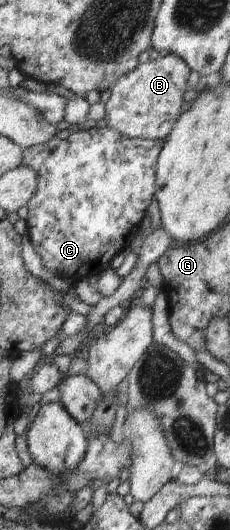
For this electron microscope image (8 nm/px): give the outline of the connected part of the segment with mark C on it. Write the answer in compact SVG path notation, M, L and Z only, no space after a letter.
M100 127L100 129L90 129L89 131L78 131L72 133L68 139L50 139L47 143L36 145L33 147L22 148L22 161L20 166L30 167L32 171L36 171L38 177L36 192L34 196L28 201L28 232L32 248L36 251L36 255L40 257L40 261L48 271L70 279L71 282L78 283L82 279L89 279L95 275L99 275L110 267L112 259L123 250L131 247L132 241L136 238L140 231L140 225L143 219L147 216L147 210L155 198L155 177L157 169L157 160L164 147L165 140L148 140L148 139L128 139L124 135L120 135L118 131L112 131L110 127Z

